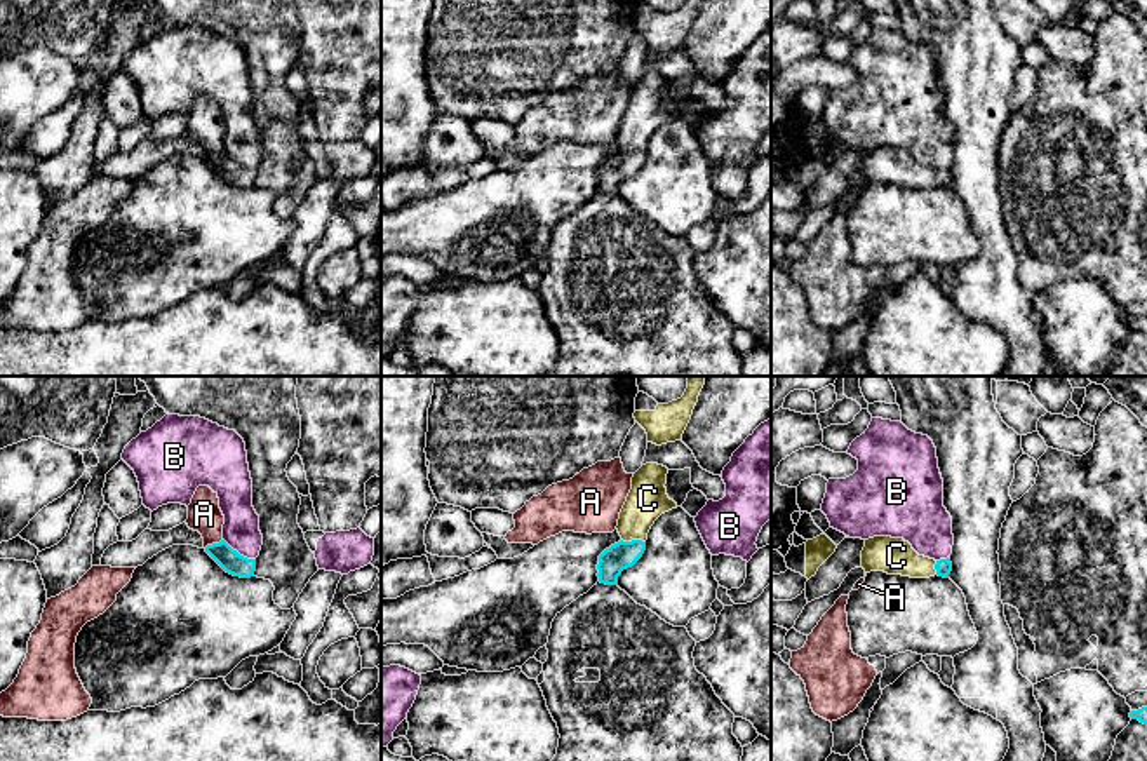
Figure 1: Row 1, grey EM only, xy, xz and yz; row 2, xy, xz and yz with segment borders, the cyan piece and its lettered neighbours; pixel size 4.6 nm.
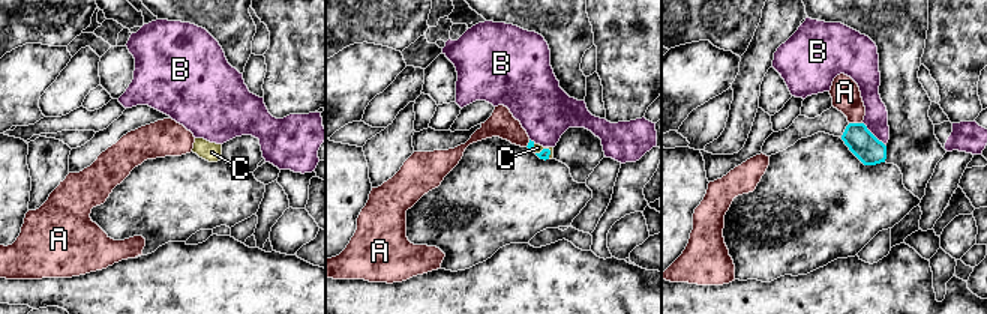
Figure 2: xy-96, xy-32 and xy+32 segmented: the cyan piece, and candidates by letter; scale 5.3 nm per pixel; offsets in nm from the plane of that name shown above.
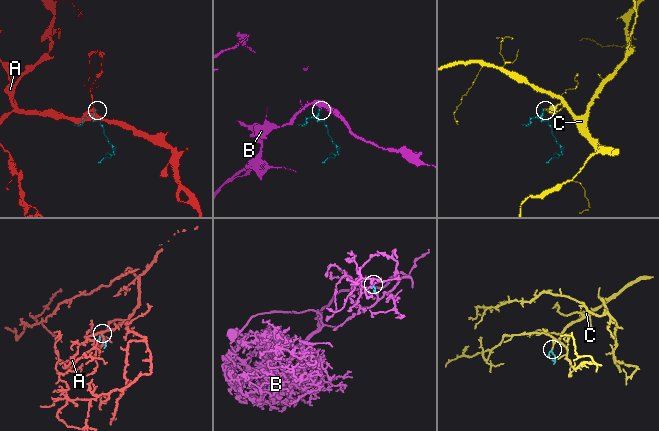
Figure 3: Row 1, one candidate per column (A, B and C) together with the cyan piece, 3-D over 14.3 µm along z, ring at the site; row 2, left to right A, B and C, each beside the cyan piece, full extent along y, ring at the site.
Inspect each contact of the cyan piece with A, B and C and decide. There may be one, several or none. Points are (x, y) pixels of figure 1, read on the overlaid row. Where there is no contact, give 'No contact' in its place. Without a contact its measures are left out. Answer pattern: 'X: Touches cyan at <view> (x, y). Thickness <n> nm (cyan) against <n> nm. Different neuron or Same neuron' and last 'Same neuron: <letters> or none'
A: Touches cyan at xy (213, 544). Thickness 100 nm (cyan) against 160 nm. Different neuron
B: Touches cyan at xy (237, 552). Thickness 100 nm (cyan) against 170 nm. Different neuron
C: Touches cyan at xz (634, 540). Thickness 130 nm (cyan) against 180 nm. Same neuron
Same neuron: C

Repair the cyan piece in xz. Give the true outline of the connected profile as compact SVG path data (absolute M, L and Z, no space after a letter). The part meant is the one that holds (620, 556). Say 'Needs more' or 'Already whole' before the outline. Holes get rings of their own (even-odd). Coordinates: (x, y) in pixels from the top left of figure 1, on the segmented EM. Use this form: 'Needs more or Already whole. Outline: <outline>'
Needs more. Outline: M646 463L634 474L632 489L616 526L621 540L599 556L597 576L600 583L618 585L621 571L642 557L654 521L677 508L677 503L667 495L667 474L668 468L658 463Z

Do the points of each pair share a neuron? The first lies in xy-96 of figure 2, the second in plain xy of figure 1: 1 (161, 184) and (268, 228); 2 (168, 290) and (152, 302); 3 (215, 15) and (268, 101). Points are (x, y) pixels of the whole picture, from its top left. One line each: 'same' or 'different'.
1: same
2: different
3: same

